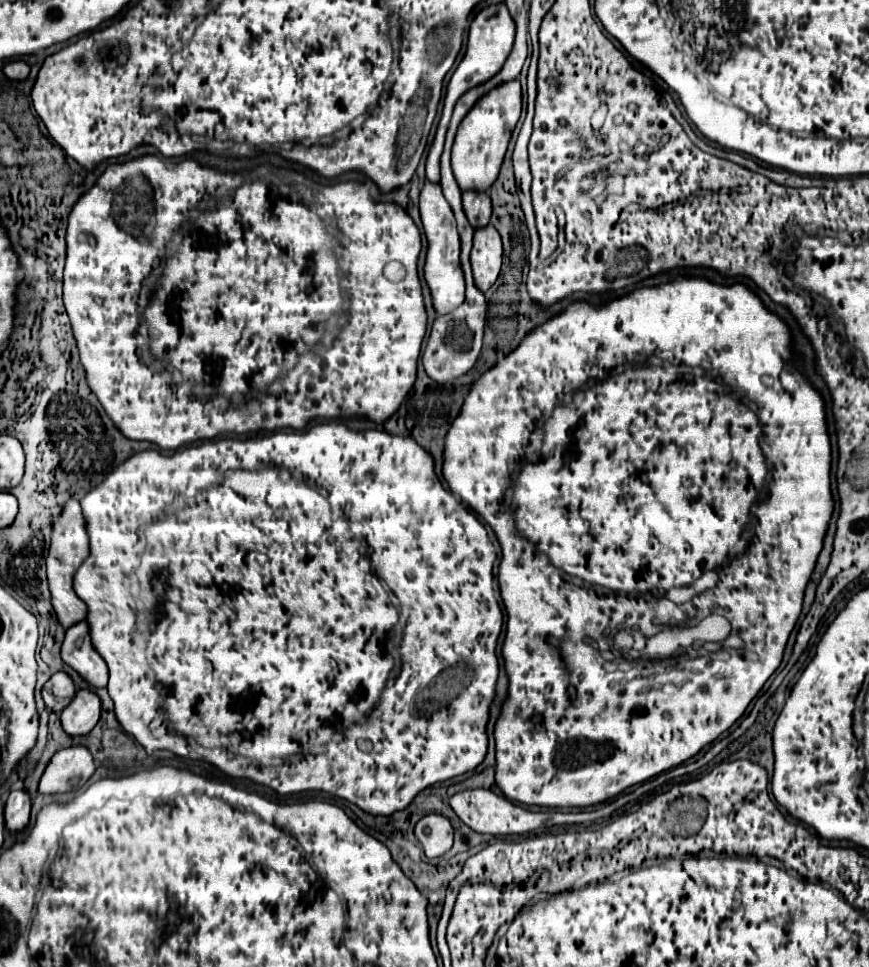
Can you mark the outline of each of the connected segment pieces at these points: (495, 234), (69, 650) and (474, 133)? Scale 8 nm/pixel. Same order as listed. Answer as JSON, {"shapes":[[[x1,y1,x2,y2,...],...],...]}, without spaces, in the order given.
{"shapes":[[[493,225,475,229,471,267,473,267,475,285,481,291,487,291,497,281,501,271,501,257,503,257,503,245,499,231]],[[79,621,65,631,61,655,63,661,69,663,91,685,95,687,107,685,107,663,91,643,87,621]],[[513,79,493,87,465,115,457,129,451,151,453,173,463,191,465,189,487,191,493,185,493,181,499,175,499,167,503,163,503,155,507,151,511,133,519,121,519,113,521,113,521,85,517,79]]]}

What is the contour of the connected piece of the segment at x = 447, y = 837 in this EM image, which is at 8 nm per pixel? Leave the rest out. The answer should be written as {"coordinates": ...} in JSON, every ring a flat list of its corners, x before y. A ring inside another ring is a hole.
{"coordinates":[[429,813,415,825,415,835,429,859,447,853,453,845,453,827,447,817]]}

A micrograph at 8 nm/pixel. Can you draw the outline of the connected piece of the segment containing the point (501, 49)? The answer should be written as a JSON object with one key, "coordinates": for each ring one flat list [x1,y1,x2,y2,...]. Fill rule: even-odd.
{"coordinates":[[497,3,497,5,489,5,485,9,481,9,471,25,469,25,469,37,467,37,467,51,461,59,461,63,457,65,449,85,447,85,447,93,445,93,445,105,443,105,443,115,439,119,437,125,437,133,435,139,429,147,427,153,427,179,429,181,439,181,439,157,443,151,443,141,445,141,445,133,447,133,447,125,451,119,451,109,455,105,455,101,461,97,461,93,465,93,467,89,471,89,471,85,479,85,483,81,487,81,489,77,493,77,493,73,497,73,497,69,501,69,501,63,505,63,505,57,509,55,509,49,513,47,513,37,515,37,515,21,509,15,505,3]]}

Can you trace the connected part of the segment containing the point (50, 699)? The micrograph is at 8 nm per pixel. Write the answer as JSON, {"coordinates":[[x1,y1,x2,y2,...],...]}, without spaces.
{"coordinates":[[63,671,53,673,49,677,49,681,43,685,43,701,45,701,47,709,55,711,55,713,59,713,65,707,65,703,71,701,73,693,75,693,75,685,73,685,71,677]]}

